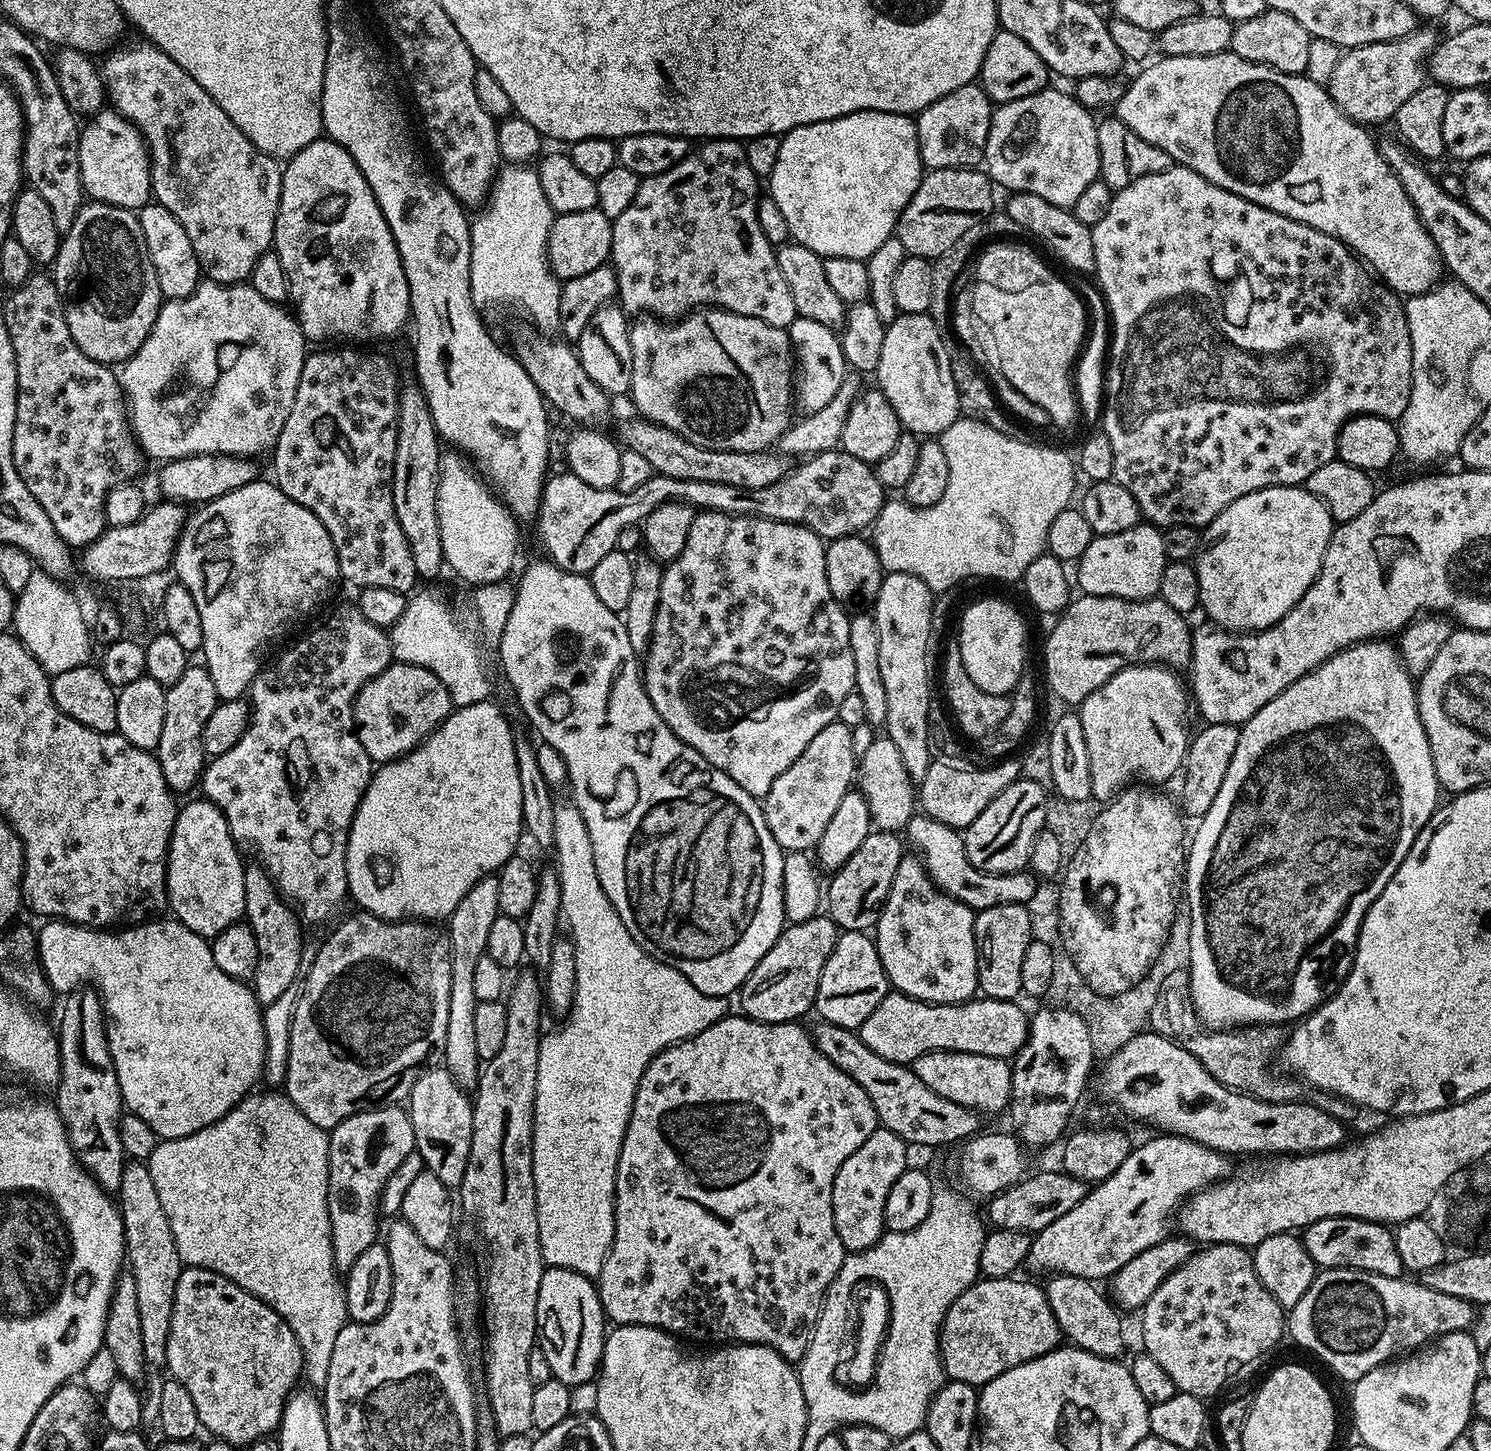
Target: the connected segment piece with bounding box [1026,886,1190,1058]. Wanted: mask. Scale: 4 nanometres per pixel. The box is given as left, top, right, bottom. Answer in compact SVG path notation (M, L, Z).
M1037 887L1034 898L1030 898L1026 907L1030 914L1032 939L1046 942L1046 946L1050 946L1050 950L1054 950L1054 982L1051 995L1057 996L1060 999L1057 1001L1063 1007L1078 1013L1082 1022L1086 1022L1092 1039L1093 1057L1107 1058L1132 1036L1137 1036L1140 1032L1145 1031L1148 1015L1154 1010L1154 1004L1158 1002L1158 998L1164 990L1160 980L1168 983L1168 980L1175 974L1172 968L1176 969L1176 964L1180 964L1180 960L1186 960L1184 952L1190 954L1190 924L1188 920L1184 920L1184 916L1180 916L1180 924L1176 924L1176 928L1170 926L1169 932L1172 934L1172 940L1166 938L1168 948L1162 946L1164 956L1158 954L1158 958L1152 963L1152 968L1148 971L1147 976L1143 976L1133 988L1122 994L1103 996L1100 992L1095 992L1085 980L1080 979L1070 954L1064 948L1064 935L1060 929L1059 887Z

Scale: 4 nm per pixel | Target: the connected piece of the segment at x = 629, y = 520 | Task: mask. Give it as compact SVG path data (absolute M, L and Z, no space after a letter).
M843 450L820 452L817 456L807 457L803 462L793 467L774 486L762 486L758 490L742 490L742 486L725 486L719 482L690 482L689 480L675 480L669 476L659 474L649 475L649 480L641 482L637 488L629 492L620 492L616 488L598 490L594 486L586 486L582 478L578 478L567 470L549 475L544 482L544 493L540 495L540 511L534 517L536 532L544 543L547 559L557 564L567 572L586 574L594 570L594 565L605 556L616 551L618 534L626 530L631 524L639 525L662 502L667 500L683 500L693 510L705 512L721 512L731 516L761 516L778 522L801 524L817 532L825 541L837 540L840 536L855 536L871 529L878 518L882 506L886 502L886 489L882 481L876 477L873 465L859 460Z

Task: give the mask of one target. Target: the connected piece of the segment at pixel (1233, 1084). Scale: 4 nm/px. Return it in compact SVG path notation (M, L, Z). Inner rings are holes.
M1255 1024L1239 1029L1201 1032L1188 1041L1188 1049L1216 1081L1259 1100L1281 1101L1282 1092L1268 1070L1272 1058L1288 1039L1289 1029L1282 1024Z

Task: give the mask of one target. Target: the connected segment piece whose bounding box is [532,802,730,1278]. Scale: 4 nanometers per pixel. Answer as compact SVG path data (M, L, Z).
M556 802L554 810L554 855L556 854L556 865L554 871L560 889L562 890L561 913L566 917L566 928L570 933L573 946L576 947L576 989L574 990L574 1002L572 1011L566 1017L568 1025L560 1028L557 1032L541 1035L540 1043L536 1050L536 1097L532 1107L532 1169L534 1170L534 1190L536 1191L536 1213L538 1214L538 1242L542 1246L542 1258L545 1265L550 1268L561 1268L562 1270L574 1270L578 1274L589 1278L599 1277L602 1270L602 1262L606 1260L606 1254L614 1240L614 1202L616 1201L616 1171L618 1170L618 1154L622 1154L622 1138L626 1134L626 1126L630 1122L634 1094L638 1090L638 1082L650 1066L650 1062L662 1050L666 1050L672 1044L683 1040L689 1040L694 1034L702 1034L714 1022L723 1020L729 1015L729 1001L722 996L711 996L702 994L686 974L678 974L674 966L666 966L660 960L655 960L634 938L630 938L630 930L622 926L622 918L618 918L618 910L606 898L606 890L602 890L602 882L598 882L598 874L594 866L594 854L590 846L590 834L586 830L586 822L582 822L582 814L576 809L575 803Z

